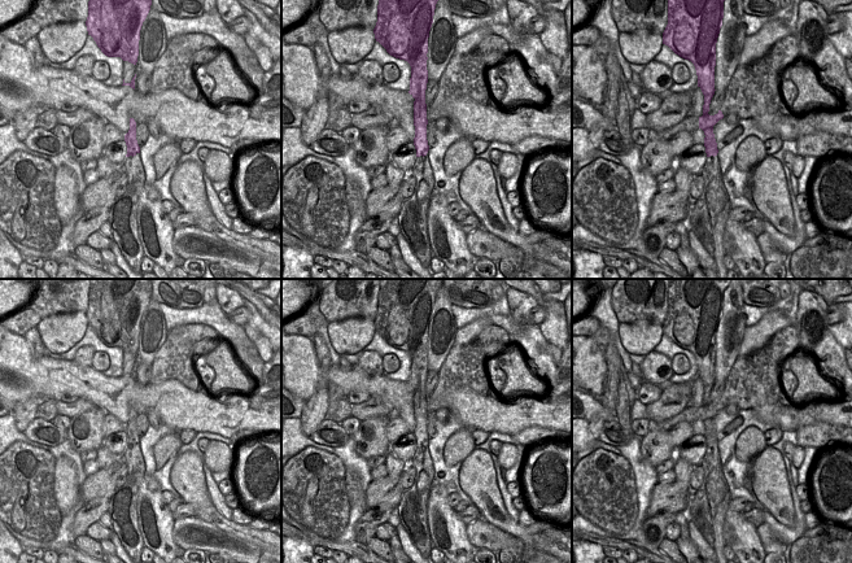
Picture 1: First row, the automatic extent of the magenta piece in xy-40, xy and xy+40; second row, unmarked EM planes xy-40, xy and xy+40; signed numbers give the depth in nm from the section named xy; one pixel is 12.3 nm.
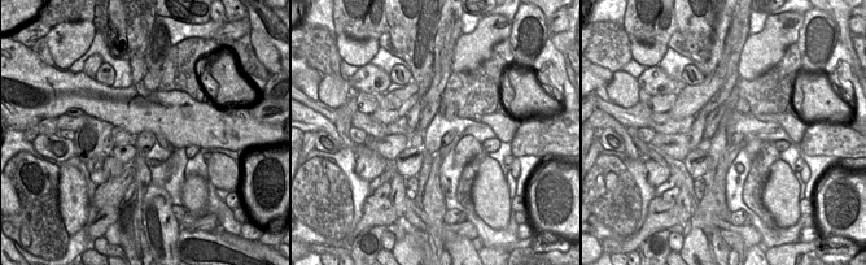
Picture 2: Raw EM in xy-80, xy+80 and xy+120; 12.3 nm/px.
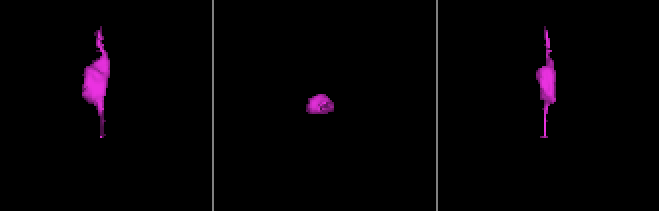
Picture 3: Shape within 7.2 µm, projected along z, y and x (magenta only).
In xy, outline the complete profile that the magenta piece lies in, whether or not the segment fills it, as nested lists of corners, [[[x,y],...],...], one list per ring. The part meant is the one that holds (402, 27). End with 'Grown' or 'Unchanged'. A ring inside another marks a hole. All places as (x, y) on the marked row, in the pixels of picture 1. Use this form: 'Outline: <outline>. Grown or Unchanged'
Outline: [[[379,0],[377,22],[373,29],[376,42],[390,56],[405,60],[411,66],[408,93],[415,99],[415,161],[427,176],[424,182],[431,182],[432,186],[434,186],[434,178],[428,158],[425,90],[428,83],[428,38],[437,1]]]. Grown

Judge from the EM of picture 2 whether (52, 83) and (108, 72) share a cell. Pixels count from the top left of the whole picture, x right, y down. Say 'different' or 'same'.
different

